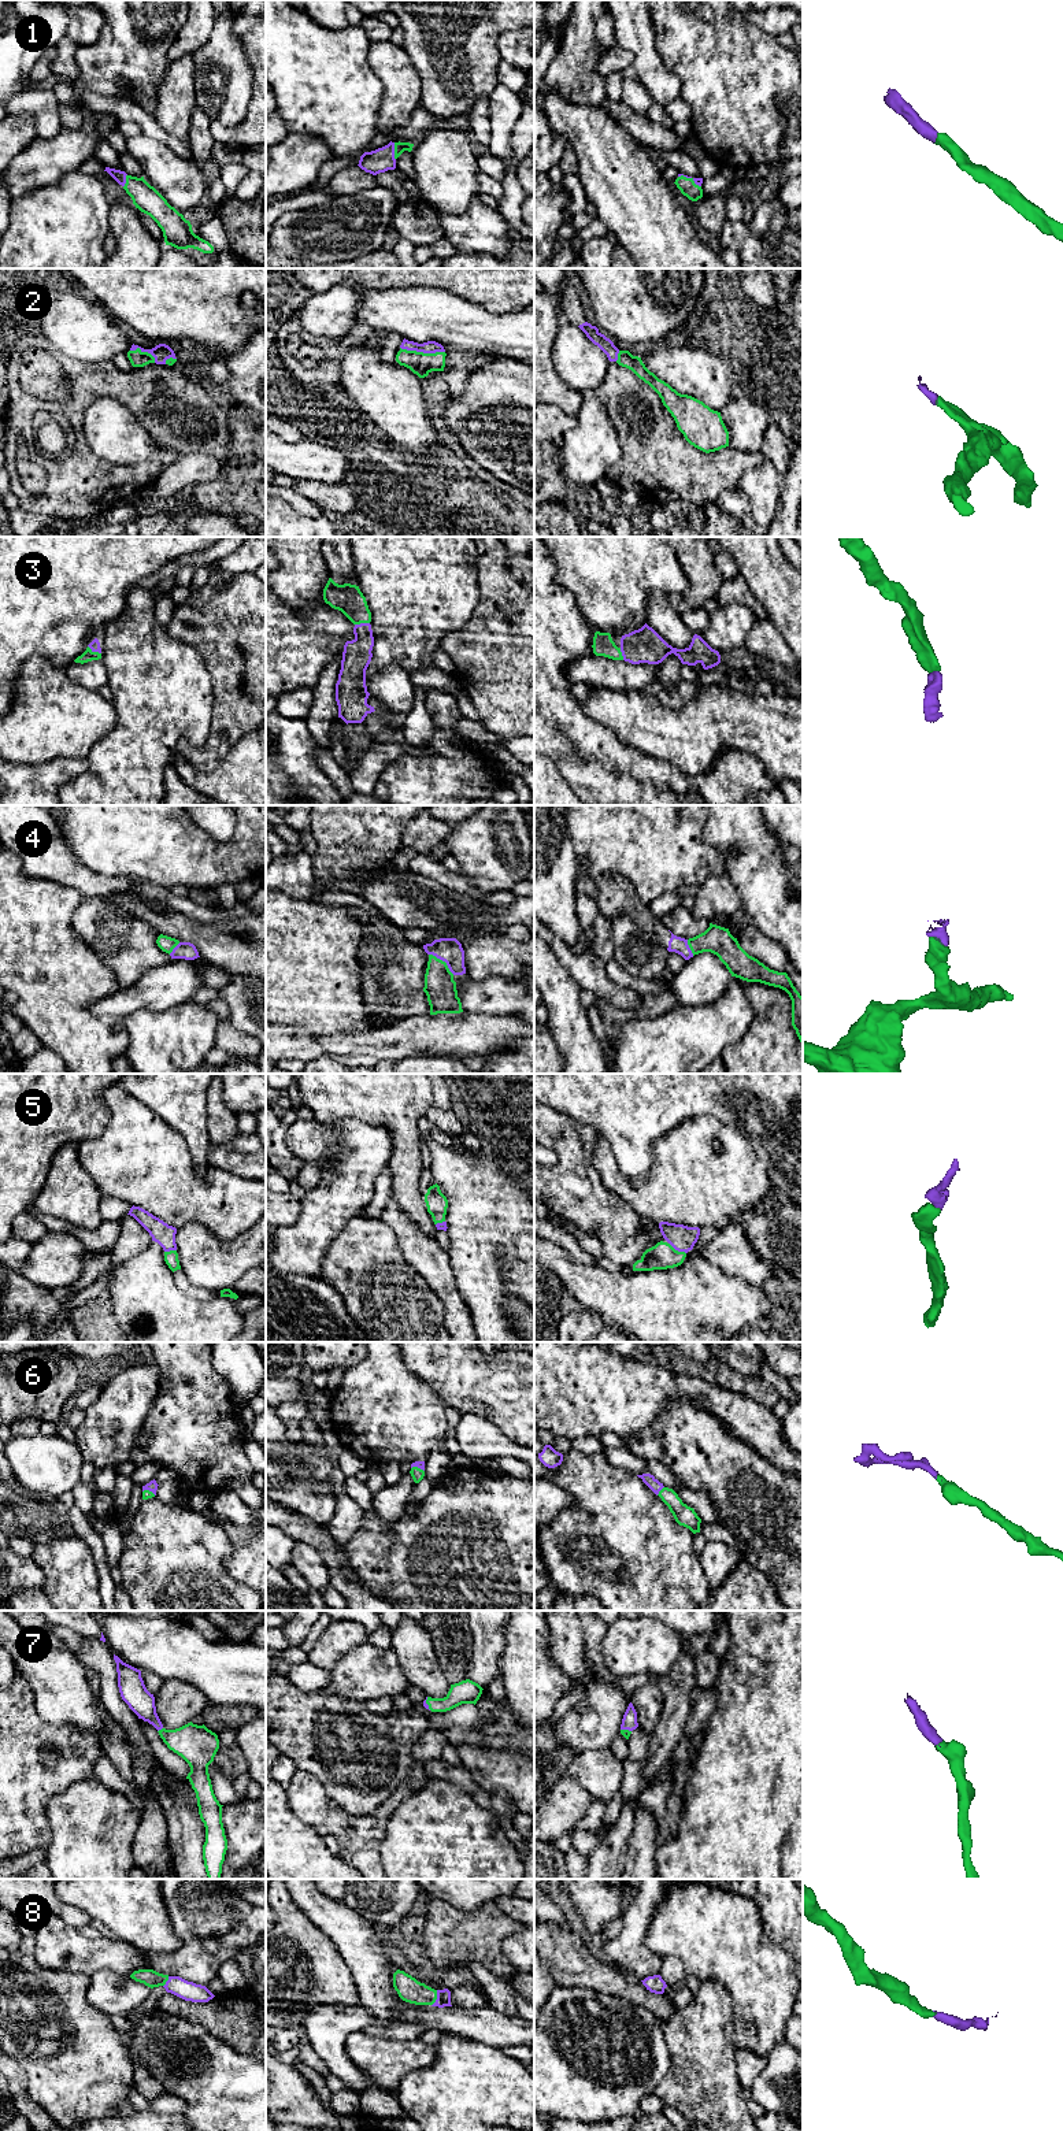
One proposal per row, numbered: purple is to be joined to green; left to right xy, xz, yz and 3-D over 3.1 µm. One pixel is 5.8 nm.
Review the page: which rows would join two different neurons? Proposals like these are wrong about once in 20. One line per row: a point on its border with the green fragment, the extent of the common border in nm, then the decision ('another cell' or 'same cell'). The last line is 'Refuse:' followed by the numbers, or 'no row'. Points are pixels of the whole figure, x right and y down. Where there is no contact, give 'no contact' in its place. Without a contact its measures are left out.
1: contact xz (395, 151); length 100 nm; same cell
2: contact xz (422, 352); length 260 nm; same cell
3: contact xy (95, 652); length 90 nm; same cell
4: contact xz (441, 960); length 200 nm; same cell
5: contact yz (677, 1251); length 120 nm; same cell
6: contact yz (660, 1490); length 70 nm; same cell
7: contact xy (159, 1730); length 40 nm; same cell
8: contact xz (436, 1998); length 100 nm; same cell
Refuse: no row

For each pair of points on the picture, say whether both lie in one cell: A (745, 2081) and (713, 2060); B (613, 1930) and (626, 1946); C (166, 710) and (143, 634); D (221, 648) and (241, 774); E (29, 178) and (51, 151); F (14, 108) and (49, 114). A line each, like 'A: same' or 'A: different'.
A: different
B: different
C: same
D: different
E: same
F: same

